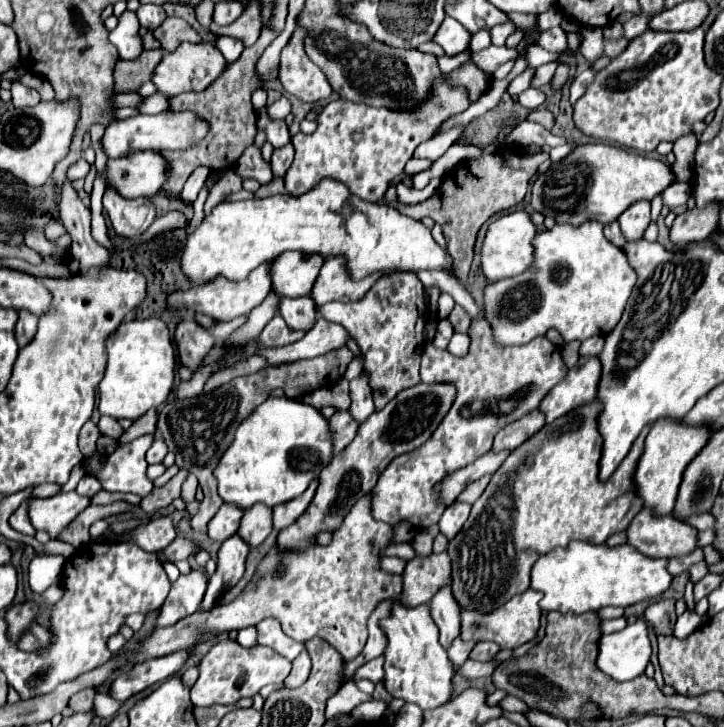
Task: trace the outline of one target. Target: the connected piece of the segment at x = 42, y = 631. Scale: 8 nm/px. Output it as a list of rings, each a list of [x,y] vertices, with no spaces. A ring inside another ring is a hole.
[[[34,623],[34,625],[28,629],[28,633],[22,635],[18,649],[22,649],[22,651],[44,649],[44,647],[48,647],[48,645],[52,643],[52,639],[54,639],[54,633],[52,633],[50,629]]]

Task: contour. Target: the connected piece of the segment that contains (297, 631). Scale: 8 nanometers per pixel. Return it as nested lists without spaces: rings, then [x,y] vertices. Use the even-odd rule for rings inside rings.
[[[368,495],[362,497],[354,505],[354,509],[344,517],[342,527],[336,529],[332,535],[334,535],[334,539],[328,547],[314,545],[314,547],[310,547],[302,553],[282,553],[278,549],[272,549],[260,561],[252,581],[246,585],[246,589],[232,603],[216,605],[212,609],[198,609],[196,613],[184,617],[184,621],[178,621],[172,627],[152,631],[142,641],[142,647],[136,651],[132,661],[140,663],[140,661],[146,661],[146,659],[154,659],[154,657],[162,657],[162,655],[180,651],[184,647],[196,645],[202,635],[242,629],[242,627],[248,627],[248,625],[254,625],[258,621],[262,621],[264,617],[276,617],[282,623],[284,633],[290,635],[298,643],[306,643],[312,637],[322,637],[332,647],[336,647],[336,651],[344,657],[344,661],[356,659],[366,645],[366,637],[368,637],[366,621],[368,621],[372,609],[382,599],[388,599],[388,597],[398,599],[398,595],[402,591],[402,577],[384,573],[378,565],[378,553],[380,553],[380,549],[384,549],[390,543],[392,527],[384,525],[384,521],[376,521],[372,517],[372,505],[368,505]]]

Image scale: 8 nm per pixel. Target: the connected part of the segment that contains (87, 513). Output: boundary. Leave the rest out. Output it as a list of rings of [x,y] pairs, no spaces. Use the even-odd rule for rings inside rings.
[[[114,501],[110,505],[90,505],[88,509],[84,509],[70,525],[68,529],[64,529],[62,533],[62,541],[66,543],[72,543],[74,547],[80,547],[80,545],[86,545],[90,541],[90,525],[98,519],[106,519],[110,515],[118,515],[118,513],[126,513],[126,511],[132,511],[136,509],[138,505],[132,505],[132,503],[126,503],[126,501]]]

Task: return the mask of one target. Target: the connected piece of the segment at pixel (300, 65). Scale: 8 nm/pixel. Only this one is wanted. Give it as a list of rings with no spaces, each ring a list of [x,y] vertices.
[[[296,23],[296,29],[288,41],[288,45],[280,53],[280,83],[286,93],[302,99],[302,101],[322,101],[332,95],[332,87],[320,68],[304,53],[304,37],[308,29]]]

